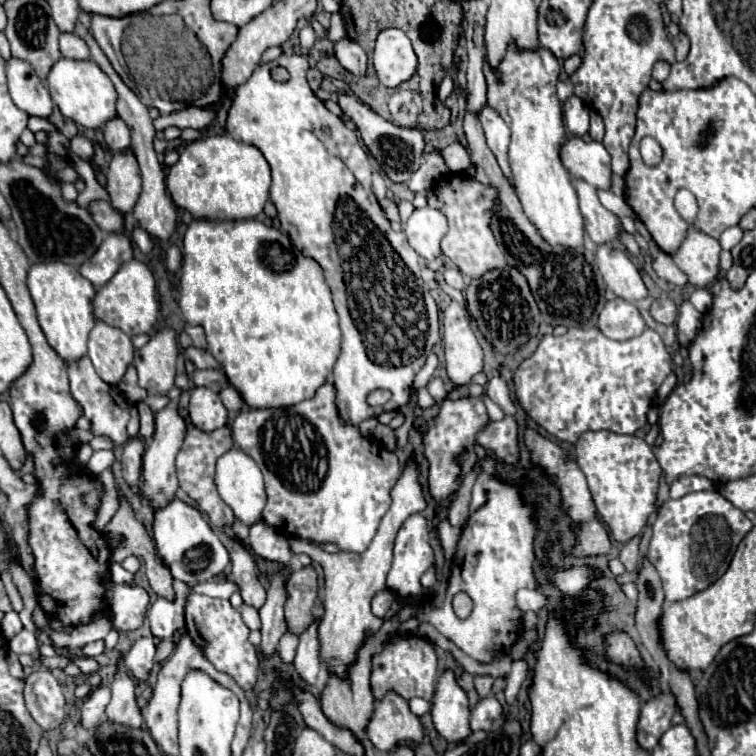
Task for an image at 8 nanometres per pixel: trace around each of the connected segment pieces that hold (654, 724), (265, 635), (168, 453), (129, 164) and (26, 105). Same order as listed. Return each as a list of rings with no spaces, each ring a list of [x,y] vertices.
[[[672,692],[658,694],[642,706],[638,722],[638,742],[642,748],[652,750],[658,744],[660,736],[672,726],[674,712],[676,712],[676,700]]]
[[[282,574],[282,576],[276,576],[270,582],[266,604],[260,608],[260,618],[262,618],[262,644],[260,644],[260,652],[262,652],[264,658],[272,658],[274,656],[274,652],[278,648],[278,640],[288,630],[286,620],[284,620],[286,580],[288,580],[288,574]]]
[[[172,388],[168,392],[170,396],[170,404],[156,412],[156,430],[154,430],[154,440],[152,444],[146,448],[144,452],[144,462],[142,462],[142,494],[148,500],[148,504],[158,510],[164,508],[166,504],[170,504],[170,500],[174,500],[176,490],[178,490],[178,480],[176,480],[176,468],[174,468],[174,460],[178,454],[178,448],[182,446],[184,440],[184,418],[180,418],[178,414],[178,398],[180,398],[182,390],[180,388]]]
[[[114,154],[106,174],[106,190],[110,194],[112,208],[122,214],[132,212],[140,196],[140,186],[142,180],[134,154]]]
[[[10,58],[6,62],[6,74],[10,96],[22,112],[38,118],[48,118],[52,114],[54,102],[50,98],[48,86],[32,72],[30,64],[18,58]]]

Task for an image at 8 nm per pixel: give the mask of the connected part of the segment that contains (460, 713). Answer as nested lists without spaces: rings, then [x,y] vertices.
[[[444,670],[436,682],[436,692],[432,698],[432,720],[436,730],[450,744],[458,744],[470,736],[468,696],[458,684],[454,670]]]

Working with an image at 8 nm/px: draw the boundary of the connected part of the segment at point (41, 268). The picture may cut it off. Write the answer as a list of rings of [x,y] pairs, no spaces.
[[[32,264],[28,270],[28,290],[34,300],[38,322],[48,338],[48,344],[64,362],[74,362],[86,354],[86,342],[96,318],[92,314],[92,298],[96,294],[90,280],[86,280],[72,264]]]

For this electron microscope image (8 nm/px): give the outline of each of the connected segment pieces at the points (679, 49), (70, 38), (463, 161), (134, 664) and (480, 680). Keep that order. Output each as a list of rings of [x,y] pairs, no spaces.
[[[680,32],[676,38],[672,38],[672,42],[674,42],[674,48],[676,48],[676,60],[678,62],[686,60],[686,56],[690,52],[690,40],[688,40],[688,36],[684,32]]]
[[[60,34],[60,52],[64,58],[90,60],[90,50],[78,34]]]
[[[458,142],[446,146],[442,150],[442,158],[444,158],[444,164],[450,168],[450,172],[462,172],[470,166],[470,156],[468,156],[466,148]]]
[[[140,638],[134,642],[134,646],[126,652],[124,664],[130,670],[130,674],[142,682],[148,680],[152,668],[154,668],[154,652],[156,644],[152,638]]]
[[[474,676],[474,686],[476,686],[476,690],[478,690],[480,698],[484,698],[484,696],[488,696],[488,694],[490,694],[492,682],[494,682],[494,678],[492,678],[492,676]]]

